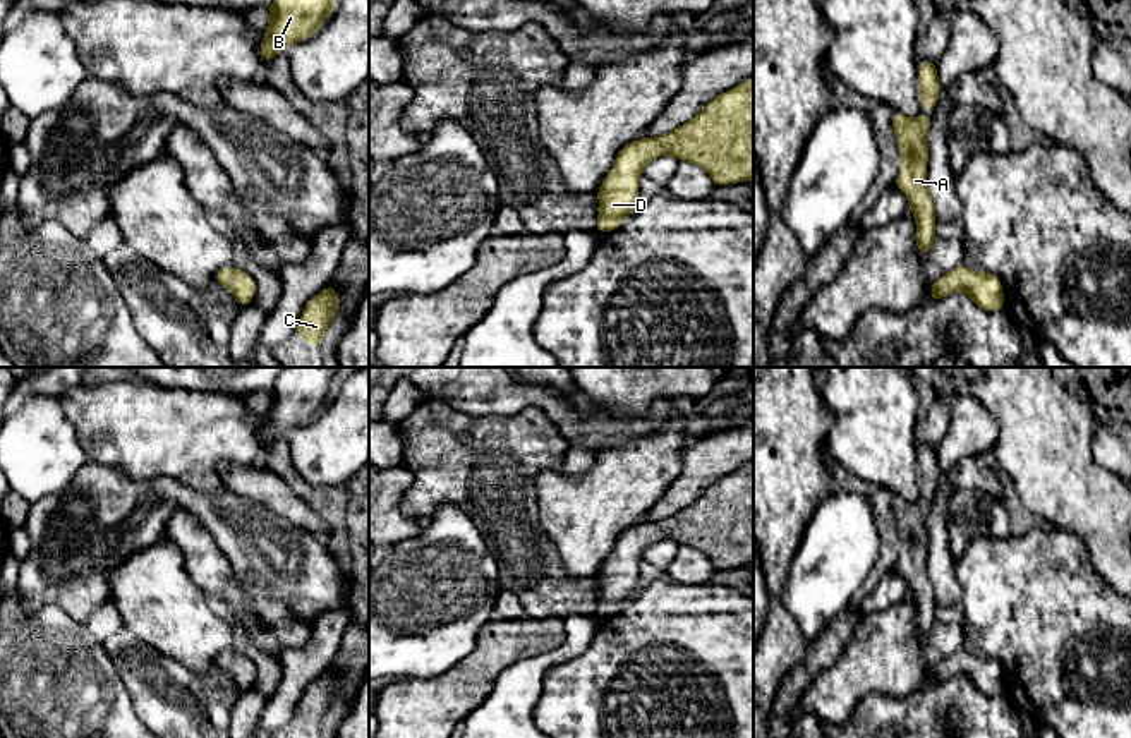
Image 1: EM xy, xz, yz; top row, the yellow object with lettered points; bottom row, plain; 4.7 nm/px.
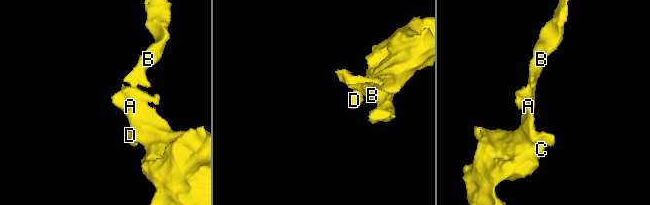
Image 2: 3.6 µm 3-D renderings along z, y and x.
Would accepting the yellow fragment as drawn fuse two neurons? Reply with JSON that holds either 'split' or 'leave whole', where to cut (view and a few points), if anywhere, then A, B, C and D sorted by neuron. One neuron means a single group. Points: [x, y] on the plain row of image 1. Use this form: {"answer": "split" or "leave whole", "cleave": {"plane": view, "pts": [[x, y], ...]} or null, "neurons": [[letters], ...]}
{"answer": "leave whole", "cleave": null, "neurons": [["A", "B", "C", "D"]]}

